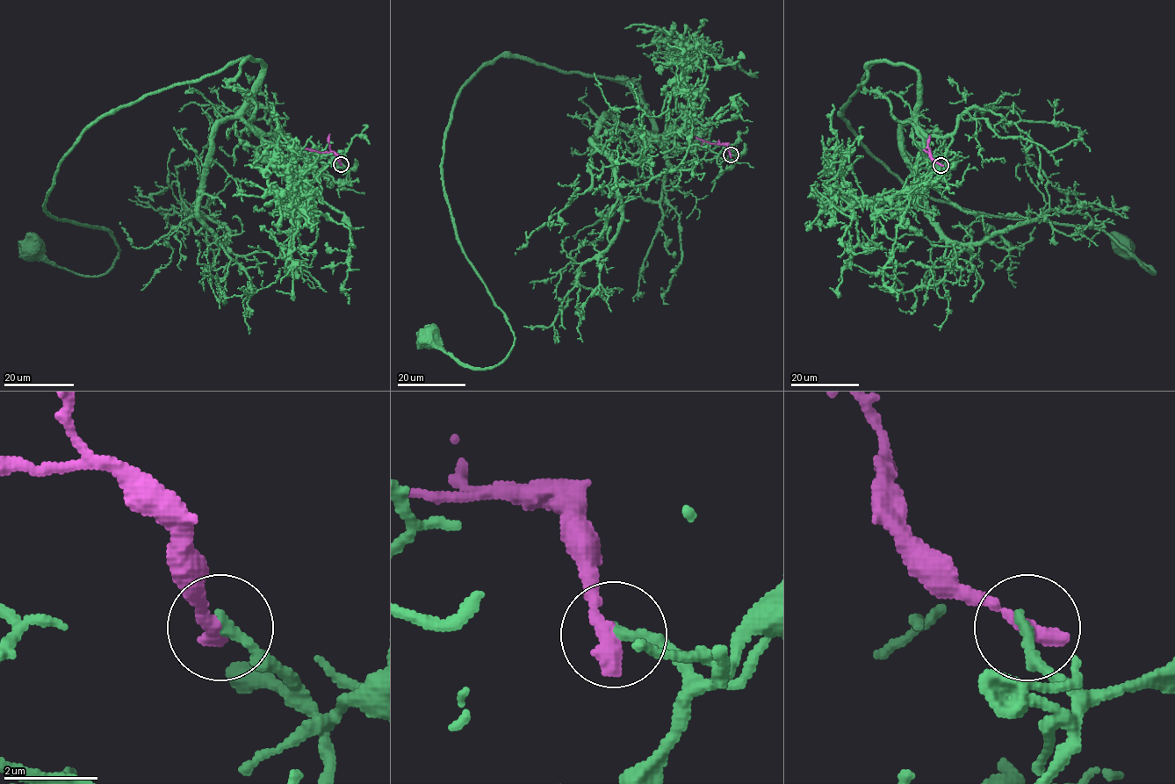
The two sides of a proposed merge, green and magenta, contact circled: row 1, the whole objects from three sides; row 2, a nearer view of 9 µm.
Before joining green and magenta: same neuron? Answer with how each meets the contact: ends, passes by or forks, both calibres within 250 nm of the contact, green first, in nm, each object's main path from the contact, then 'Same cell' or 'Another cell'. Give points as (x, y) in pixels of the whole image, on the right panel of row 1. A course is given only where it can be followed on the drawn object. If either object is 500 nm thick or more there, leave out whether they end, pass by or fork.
At the ring green ends. At the ring magenta ends. Thickness 240 nm (green) against 440 nm. Course of green: (940, 165), (934, 182), (917, 72), (876, 61), (842, 117), (902, 181), (1097, 226), (1154, 273), (1122, 248). Course of magenta: (940, 165), (923, 149). Another cell

